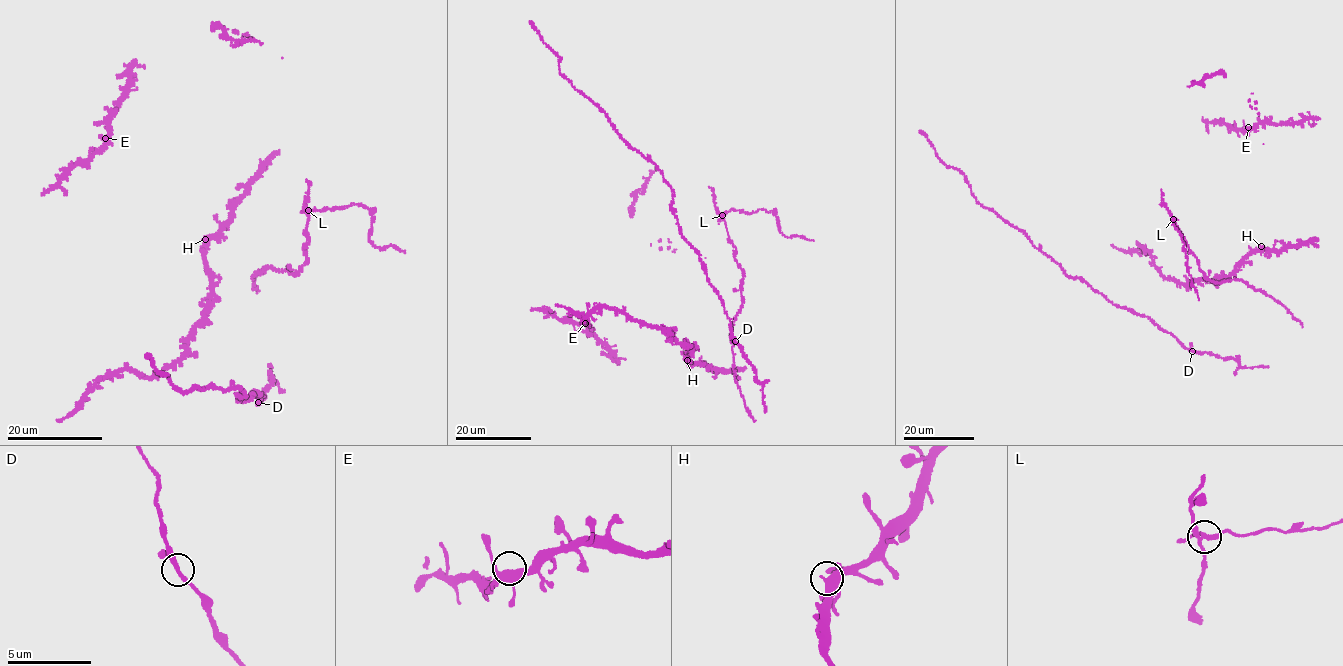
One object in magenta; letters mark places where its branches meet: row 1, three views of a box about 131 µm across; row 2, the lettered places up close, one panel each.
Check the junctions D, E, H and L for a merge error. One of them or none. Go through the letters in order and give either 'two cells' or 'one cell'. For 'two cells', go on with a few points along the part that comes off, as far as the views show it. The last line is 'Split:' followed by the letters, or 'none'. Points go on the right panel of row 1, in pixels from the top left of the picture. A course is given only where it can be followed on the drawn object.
D: one cell
E: one cell
H: one cell
L: two cells; foreign part runs (1173, 218), (1172, 223), (1182, 239), (1186, 265), (1199, 300)
Split: L

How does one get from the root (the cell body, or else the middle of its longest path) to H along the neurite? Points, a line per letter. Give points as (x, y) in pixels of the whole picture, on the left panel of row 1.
H: (193, 330), (201, 322), (211, 302), (211, 285), (202, 249), (205, 239)

